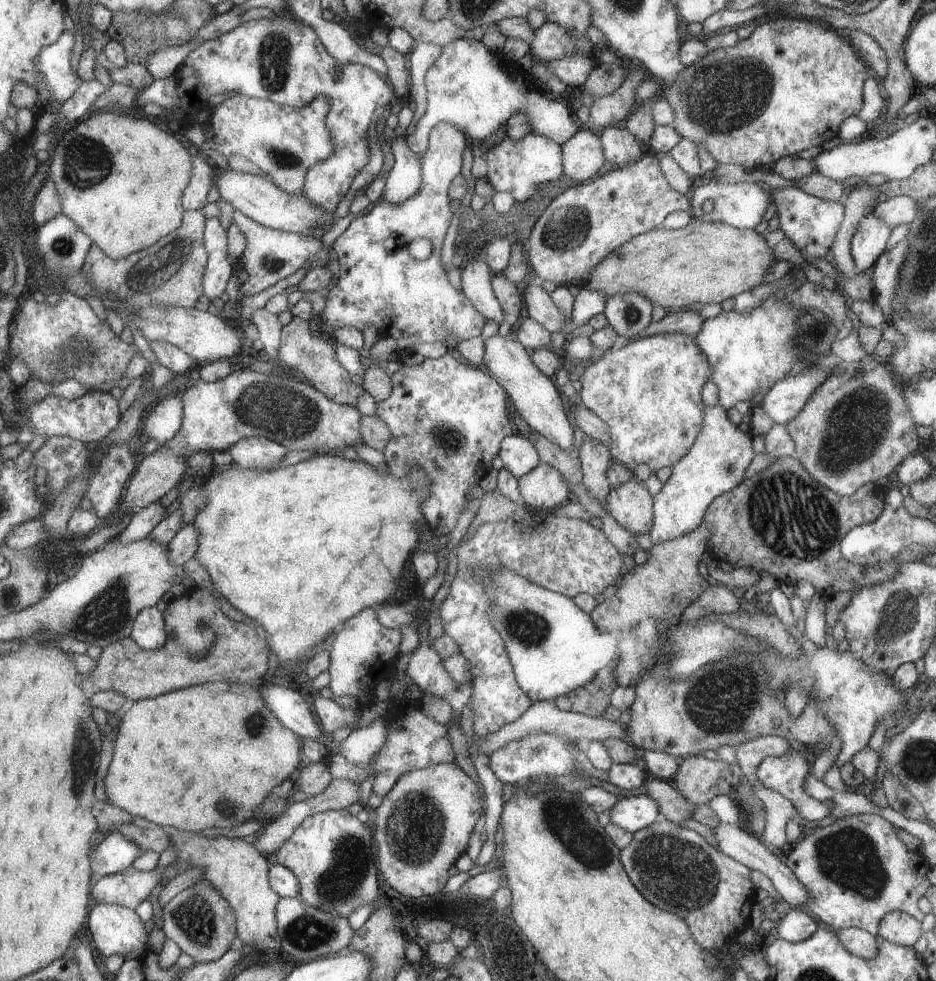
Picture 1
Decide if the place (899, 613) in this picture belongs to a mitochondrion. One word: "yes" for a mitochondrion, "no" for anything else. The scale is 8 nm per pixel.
yes

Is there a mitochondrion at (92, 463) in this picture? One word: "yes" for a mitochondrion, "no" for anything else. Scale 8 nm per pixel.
no

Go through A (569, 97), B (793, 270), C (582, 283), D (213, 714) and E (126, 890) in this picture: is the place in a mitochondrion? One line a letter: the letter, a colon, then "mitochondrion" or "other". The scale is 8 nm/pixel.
A: other
B: other
C: other
D: other
E: other

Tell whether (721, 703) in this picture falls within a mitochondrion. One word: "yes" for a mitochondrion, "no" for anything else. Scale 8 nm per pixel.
yes

